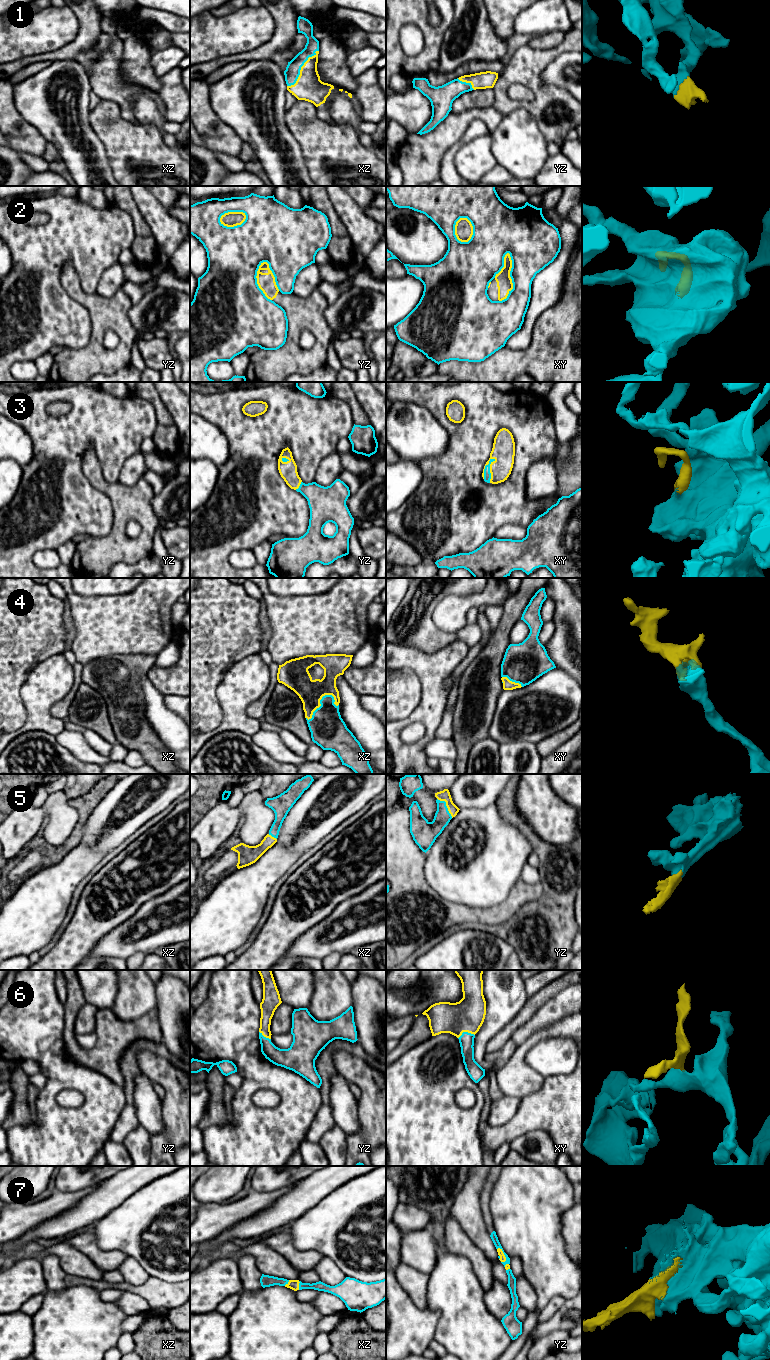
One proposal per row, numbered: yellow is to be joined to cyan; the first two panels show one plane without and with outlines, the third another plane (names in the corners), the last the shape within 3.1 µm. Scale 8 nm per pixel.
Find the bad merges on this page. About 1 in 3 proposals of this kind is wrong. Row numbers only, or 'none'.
2

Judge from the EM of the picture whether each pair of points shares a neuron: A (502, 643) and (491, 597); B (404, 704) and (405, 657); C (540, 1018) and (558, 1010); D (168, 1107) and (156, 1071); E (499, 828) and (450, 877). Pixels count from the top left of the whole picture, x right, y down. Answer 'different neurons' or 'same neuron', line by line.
A: different neurons
B: different neurons
C: same neuron
D: same neuron
E: same neuron

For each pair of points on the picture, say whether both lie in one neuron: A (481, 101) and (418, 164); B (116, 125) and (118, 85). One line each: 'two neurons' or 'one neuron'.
A: two neurons
B: two neurons

